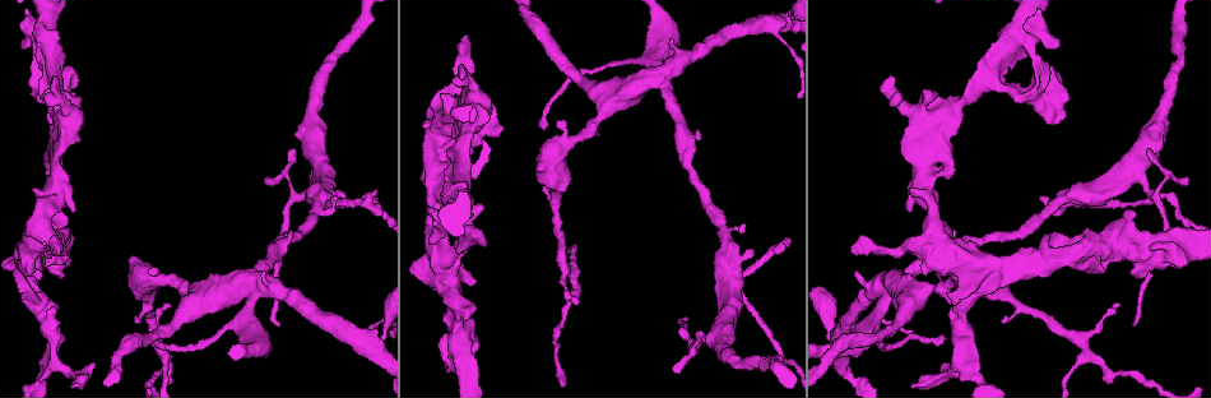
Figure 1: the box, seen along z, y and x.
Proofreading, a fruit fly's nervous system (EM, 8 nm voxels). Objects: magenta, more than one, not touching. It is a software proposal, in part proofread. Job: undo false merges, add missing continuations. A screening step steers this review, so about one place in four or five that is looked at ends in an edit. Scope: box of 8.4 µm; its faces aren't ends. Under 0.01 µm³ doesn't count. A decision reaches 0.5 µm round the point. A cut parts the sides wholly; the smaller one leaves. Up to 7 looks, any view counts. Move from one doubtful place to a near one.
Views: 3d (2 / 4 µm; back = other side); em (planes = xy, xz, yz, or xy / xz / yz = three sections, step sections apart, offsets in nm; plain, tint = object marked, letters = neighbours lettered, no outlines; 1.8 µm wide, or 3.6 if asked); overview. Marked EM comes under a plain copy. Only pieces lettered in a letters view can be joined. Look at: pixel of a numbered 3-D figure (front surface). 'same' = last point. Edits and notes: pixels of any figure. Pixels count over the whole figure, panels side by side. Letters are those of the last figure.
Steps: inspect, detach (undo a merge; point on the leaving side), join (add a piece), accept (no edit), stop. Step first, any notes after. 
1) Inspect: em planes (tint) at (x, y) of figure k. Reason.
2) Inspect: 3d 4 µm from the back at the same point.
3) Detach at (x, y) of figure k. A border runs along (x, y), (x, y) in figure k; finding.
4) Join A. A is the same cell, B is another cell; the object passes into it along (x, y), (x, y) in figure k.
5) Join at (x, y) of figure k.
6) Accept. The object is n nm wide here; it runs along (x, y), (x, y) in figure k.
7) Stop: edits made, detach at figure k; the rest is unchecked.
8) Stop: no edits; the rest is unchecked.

Inspect: 3d 2 µm at (292, 150) of figure 1. Thin end.

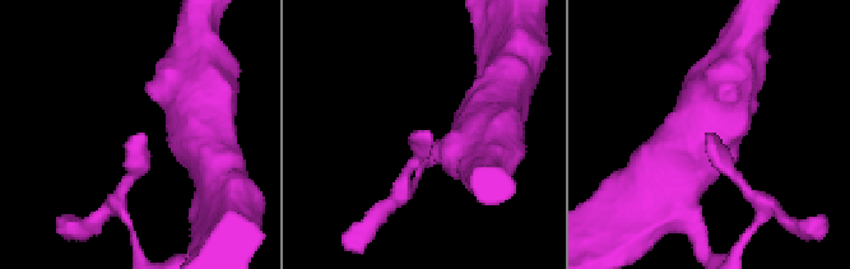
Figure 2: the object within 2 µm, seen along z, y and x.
Inspect: em planes (tint) at (422, 131) of figure 2. Now the EM.

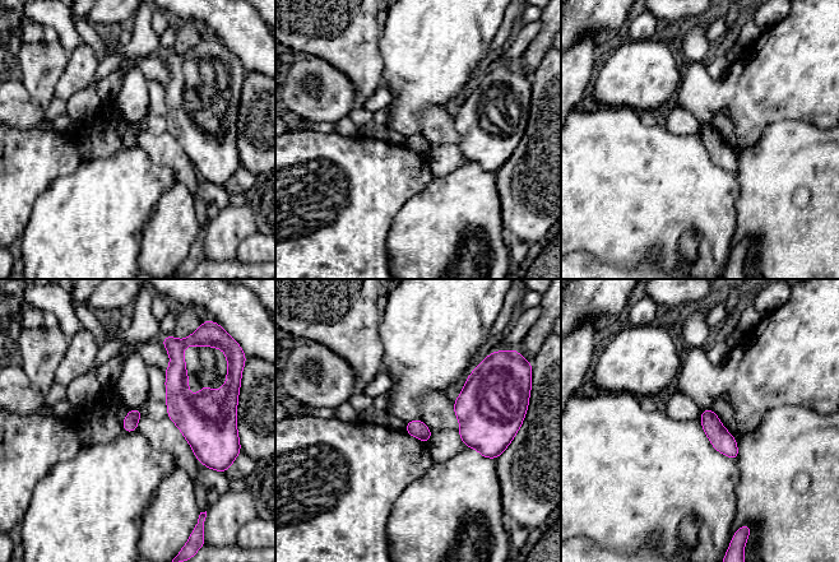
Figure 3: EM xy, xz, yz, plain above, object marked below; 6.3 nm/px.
Inspect: em planes (letters) at the same point.

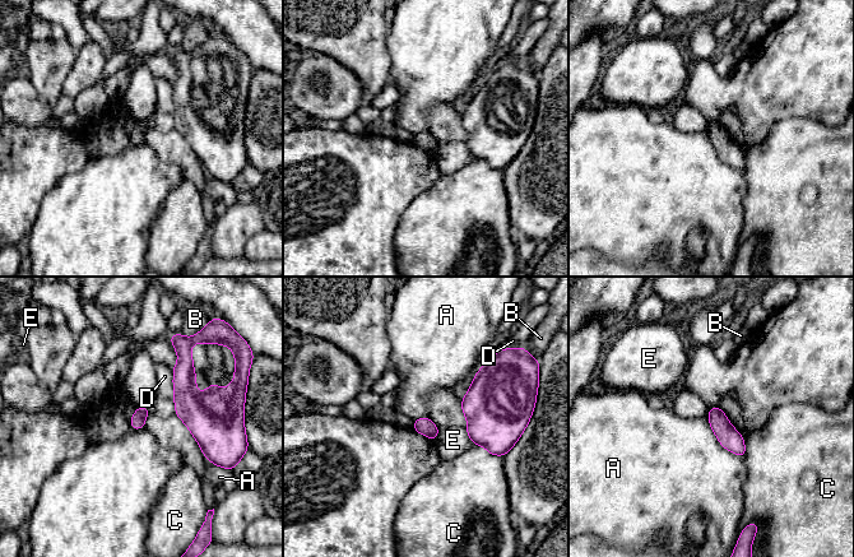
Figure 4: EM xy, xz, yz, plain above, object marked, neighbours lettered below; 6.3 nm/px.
Accept. A, B, C, D and E are other cells; no lettered piece goes on from it.

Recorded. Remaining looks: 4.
Inspect: em yz step 16 (letters) at (58, 254) of figure 1. An open end.

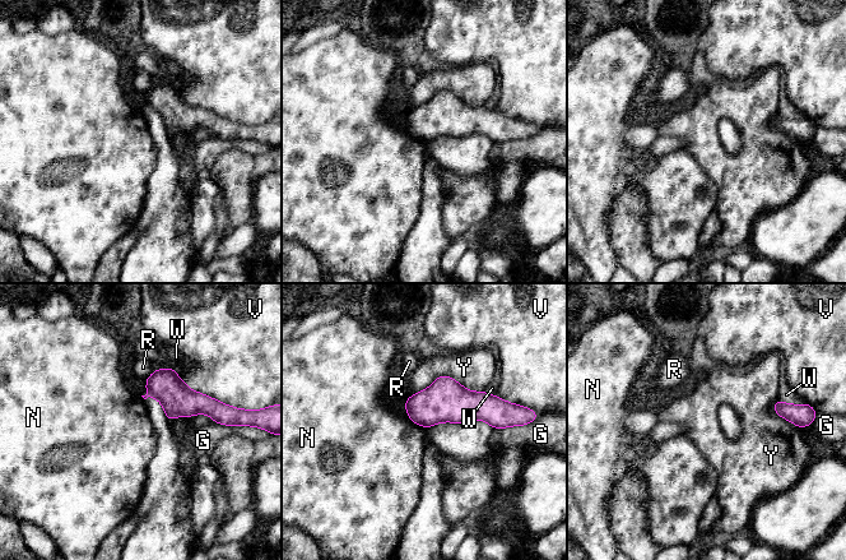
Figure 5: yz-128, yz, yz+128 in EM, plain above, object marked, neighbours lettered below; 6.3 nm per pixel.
Inspect: em planes (letters) at the same point.

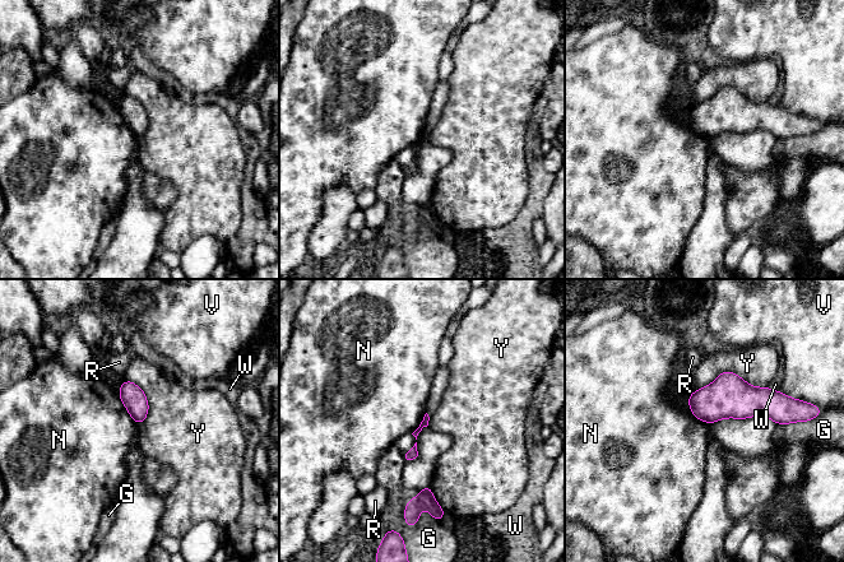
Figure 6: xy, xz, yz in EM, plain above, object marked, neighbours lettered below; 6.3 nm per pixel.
Accept. The longest contact is with Y, 460 nm; G, N, R, V, W and Y are other cells; a border runs along (116, 391), (125, 409), (139, 426) in figure 6; none of them fits.

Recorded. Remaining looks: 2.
Inspect: 3d 4 µm from the back at (47, 356) of figure 1. An open end.

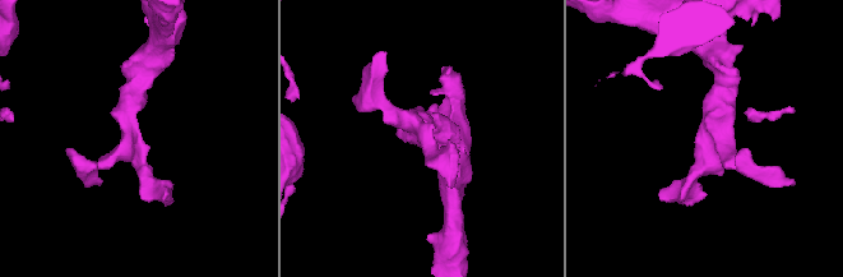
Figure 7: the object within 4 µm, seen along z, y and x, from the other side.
Inspect: em xy step 16 (letters) at (141, 136) of figure 7.

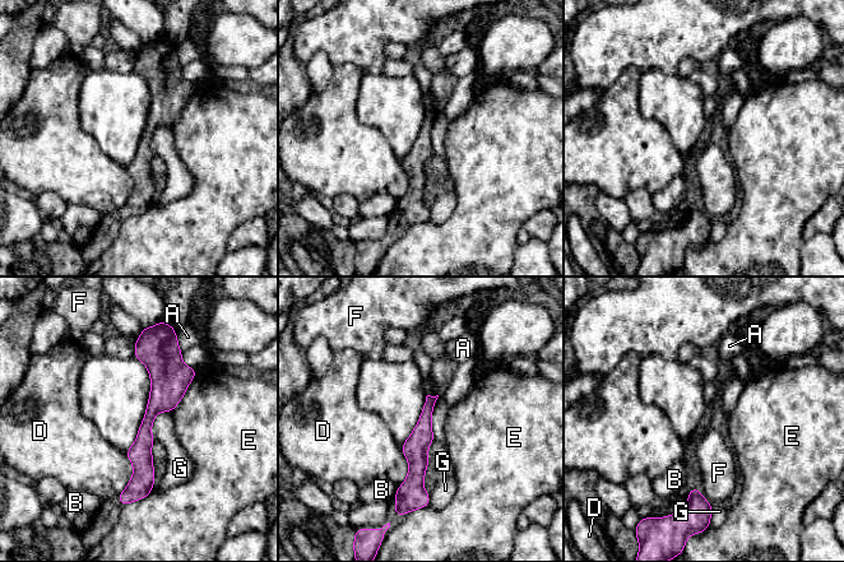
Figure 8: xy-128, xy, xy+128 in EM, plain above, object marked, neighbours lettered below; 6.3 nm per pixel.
Accept. A, B, D, E, F and G are other cells; it runs along (139, 345), (160, 400), (130, 493) in figure 8; none of them fits.

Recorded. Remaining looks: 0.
Stop: no edits; the rest is unchecked.

